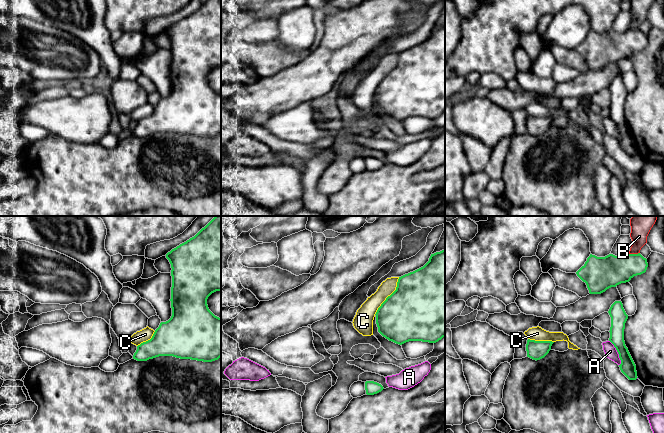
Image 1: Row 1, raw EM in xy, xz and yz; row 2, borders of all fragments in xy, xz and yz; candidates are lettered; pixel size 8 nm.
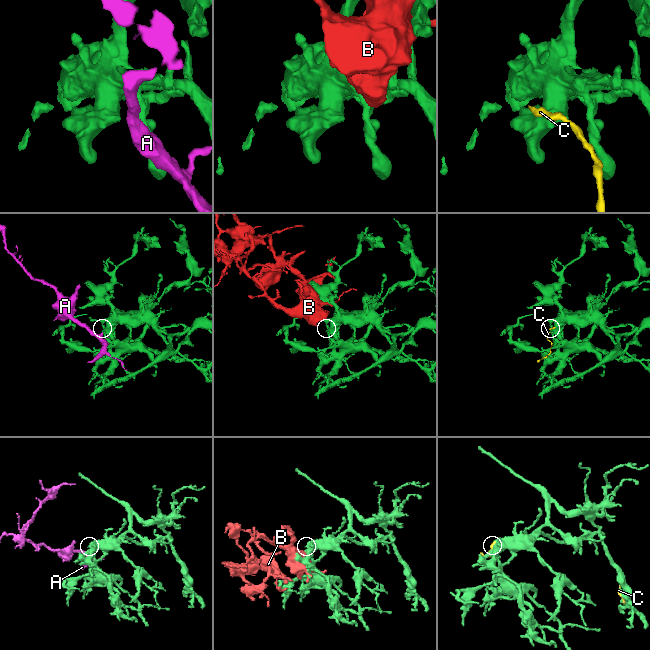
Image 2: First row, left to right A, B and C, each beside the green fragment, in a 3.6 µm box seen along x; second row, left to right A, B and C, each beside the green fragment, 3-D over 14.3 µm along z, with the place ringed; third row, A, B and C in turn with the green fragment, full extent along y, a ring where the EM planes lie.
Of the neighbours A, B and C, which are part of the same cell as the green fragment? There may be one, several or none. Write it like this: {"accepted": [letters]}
{"accepted": ["C"]}

